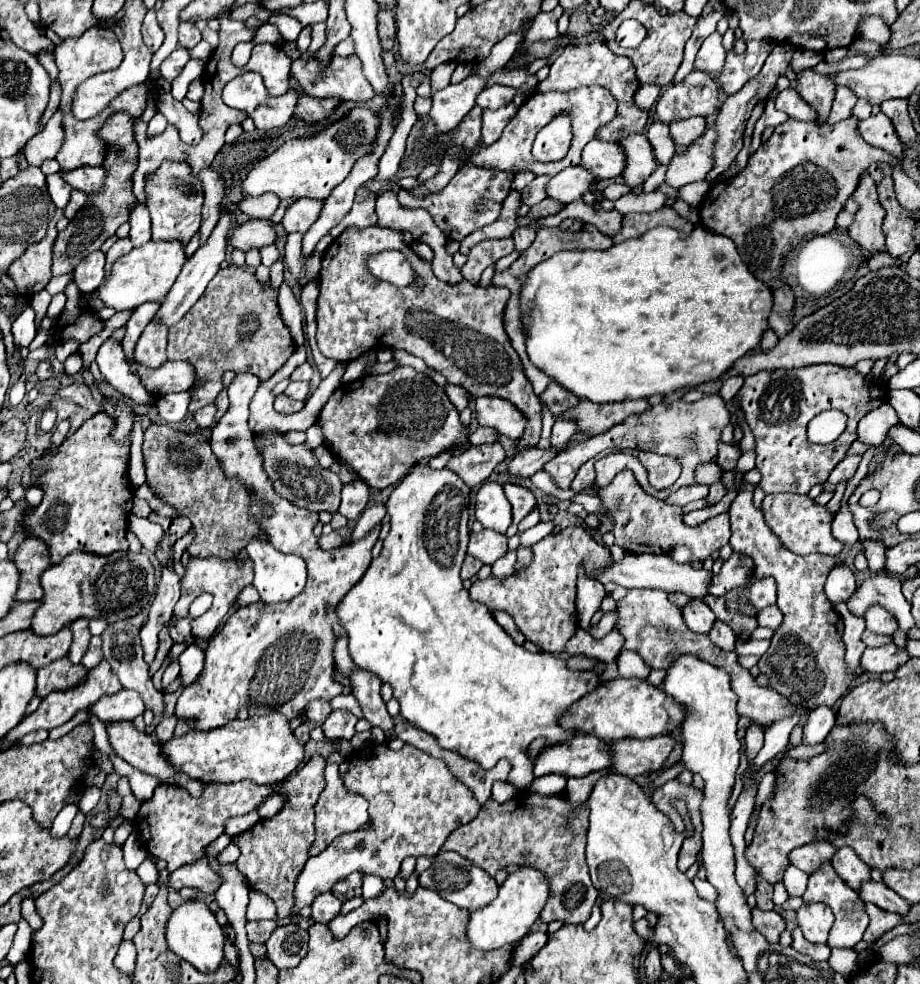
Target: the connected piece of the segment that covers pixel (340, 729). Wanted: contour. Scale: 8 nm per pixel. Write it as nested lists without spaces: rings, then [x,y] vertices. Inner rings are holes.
[[[336,710],[330,712],[330,716],[326,718],[326,722],[322,724],[324,734],[328,740],[336,740],[336,738],[352,738],[354,736],[354,726],[356,726],[358,718],[346,710]]]

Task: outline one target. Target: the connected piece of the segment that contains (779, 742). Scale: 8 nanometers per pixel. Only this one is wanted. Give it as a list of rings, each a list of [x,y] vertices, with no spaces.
[[[796,718],[790,720],[782,720],[770,728],[766,728],[766,738],[764,738],[764,746],[758,752],[756,760],[754,760],[754,768],[760,768],[764,762],[768,762],[772,756],[776,756],[778,752],[786,750],[788,746],[788,736],[792,732],[792,728],[796,726]]]

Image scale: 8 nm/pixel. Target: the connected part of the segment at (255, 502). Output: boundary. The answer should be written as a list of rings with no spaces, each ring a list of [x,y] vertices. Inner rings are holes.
[[[238,374],[228,388],[230,408],[220,418],[220,424],[212,430],[210,446],[216,454],[226,478],[236,478],[244,484],[250,496],[250,516],[264,530],[270,544],[284,552],[304,558],[308,566],[306,588],[290,602],[266,604],[256,602],[238,608],[224,628],[210,640],[204,660],[204,670],[198,680],[186,686],[176,704],[176,716],[196,718],[198,730],[210,730],[228,724],[238,718],[238,710],[248,706],[250,716],[264,716],[268,712],[280,712],[288,720],[298,718],[308,702],[332,700],[342,692],[342,684],[336,682],[334,646],[336,638],[346,630],[336,616],[336,606],[356,584],[358,574],[368,570],[370,552],[378,540],[380,524],[370,534],[354,544],[324,552],[318,546],[318,538],[312,528],[318,522],[318,514],[292,504],[276,494],[272,480],[264,472],[264,458],[252,444],[252,432],[248,428],[248,406],[260,386],[254,374]],[[226,438],[238,440],[234,446],[226,444]]]

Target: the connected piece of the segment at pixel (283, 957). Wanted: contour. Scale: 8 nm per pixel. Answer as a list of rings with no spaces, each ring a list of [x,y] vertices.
[[[294,924],[280,926],[272,932],[272,936],[266,942],[268,958],[274,966],[282,968],[294,968],[306,954],[308,946],[308,932],[300,930]]]

